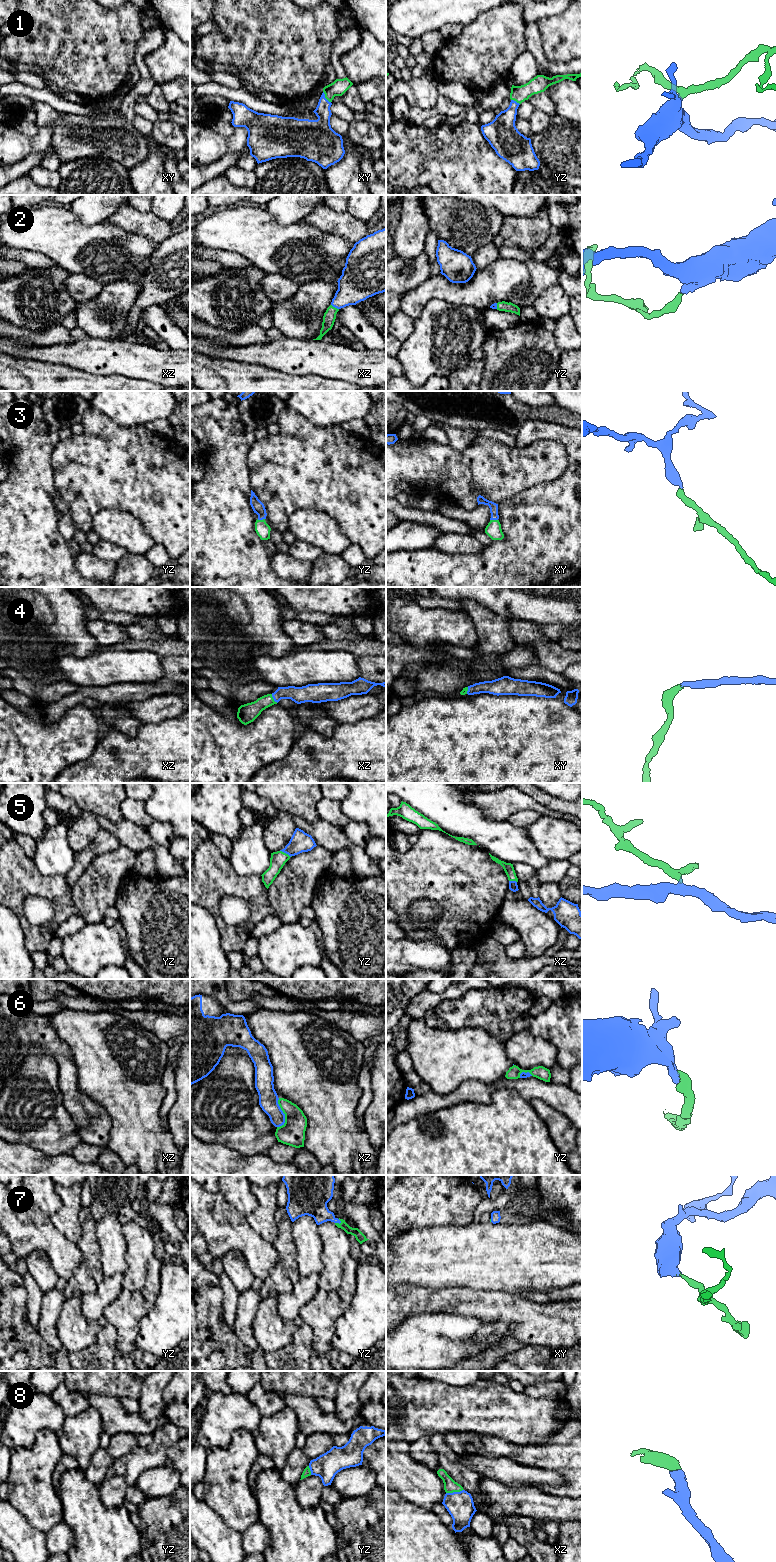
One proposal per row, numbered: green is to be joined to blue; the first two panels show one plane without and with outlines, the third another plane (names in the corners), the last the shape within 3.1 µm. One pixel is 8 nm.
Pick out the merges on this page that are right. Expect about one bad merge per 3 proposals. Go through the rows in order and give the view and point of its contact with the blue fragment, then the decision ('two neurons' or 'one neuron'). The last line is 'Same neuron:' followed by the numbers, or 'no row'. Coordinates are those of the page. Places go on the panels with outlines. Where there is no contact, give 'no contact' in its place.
1: meets blue in xy at (324, 97); one neuron
2: meets blue in xz at (335, 307); one neuron
3: meets blue in xy at (494, 519); one neuron
4: meets blue in xz at (273, 698); one neuron
5: meets blue in yz at (286, 853); one neuron
6: meets blue in xz at (284, 1114); one neuron
7: meets blue in yz at (338, 1222); one neuron
8: meets blue in xz at (454, 1492); one neuron
Same neuron: 1, 2, 3, 4, 5, 6, 7, 8

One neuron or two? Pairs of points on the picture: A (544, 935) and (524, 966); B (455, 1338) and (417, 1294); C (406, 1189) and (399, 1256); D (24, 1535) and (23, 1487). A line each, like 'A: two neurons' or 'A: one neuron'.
A: two neurons
B: two neurons
C: two neurons
D: two neurons

